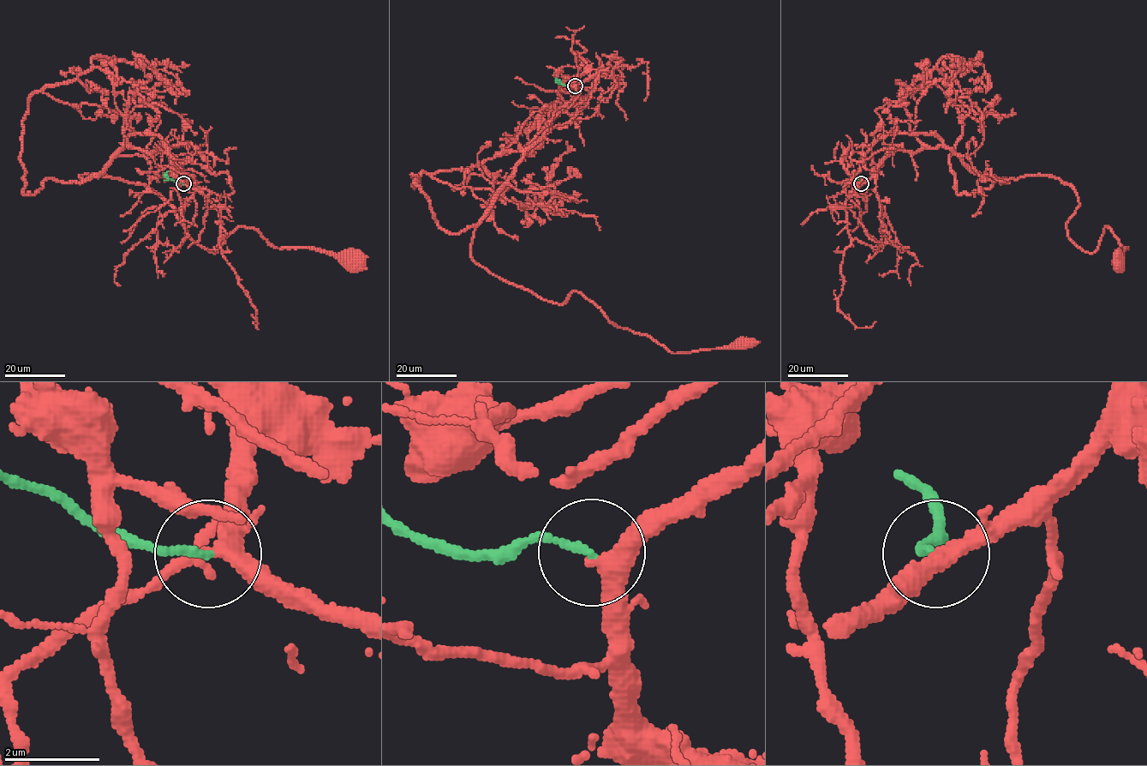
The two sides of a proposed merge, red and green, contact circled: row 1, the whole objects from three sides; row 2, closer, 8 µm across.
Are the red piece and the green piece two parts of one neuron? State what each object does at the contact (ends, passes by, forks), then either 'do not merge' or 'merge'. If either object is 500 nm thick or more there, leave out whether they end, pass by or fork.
red passes by | green ends | merge

